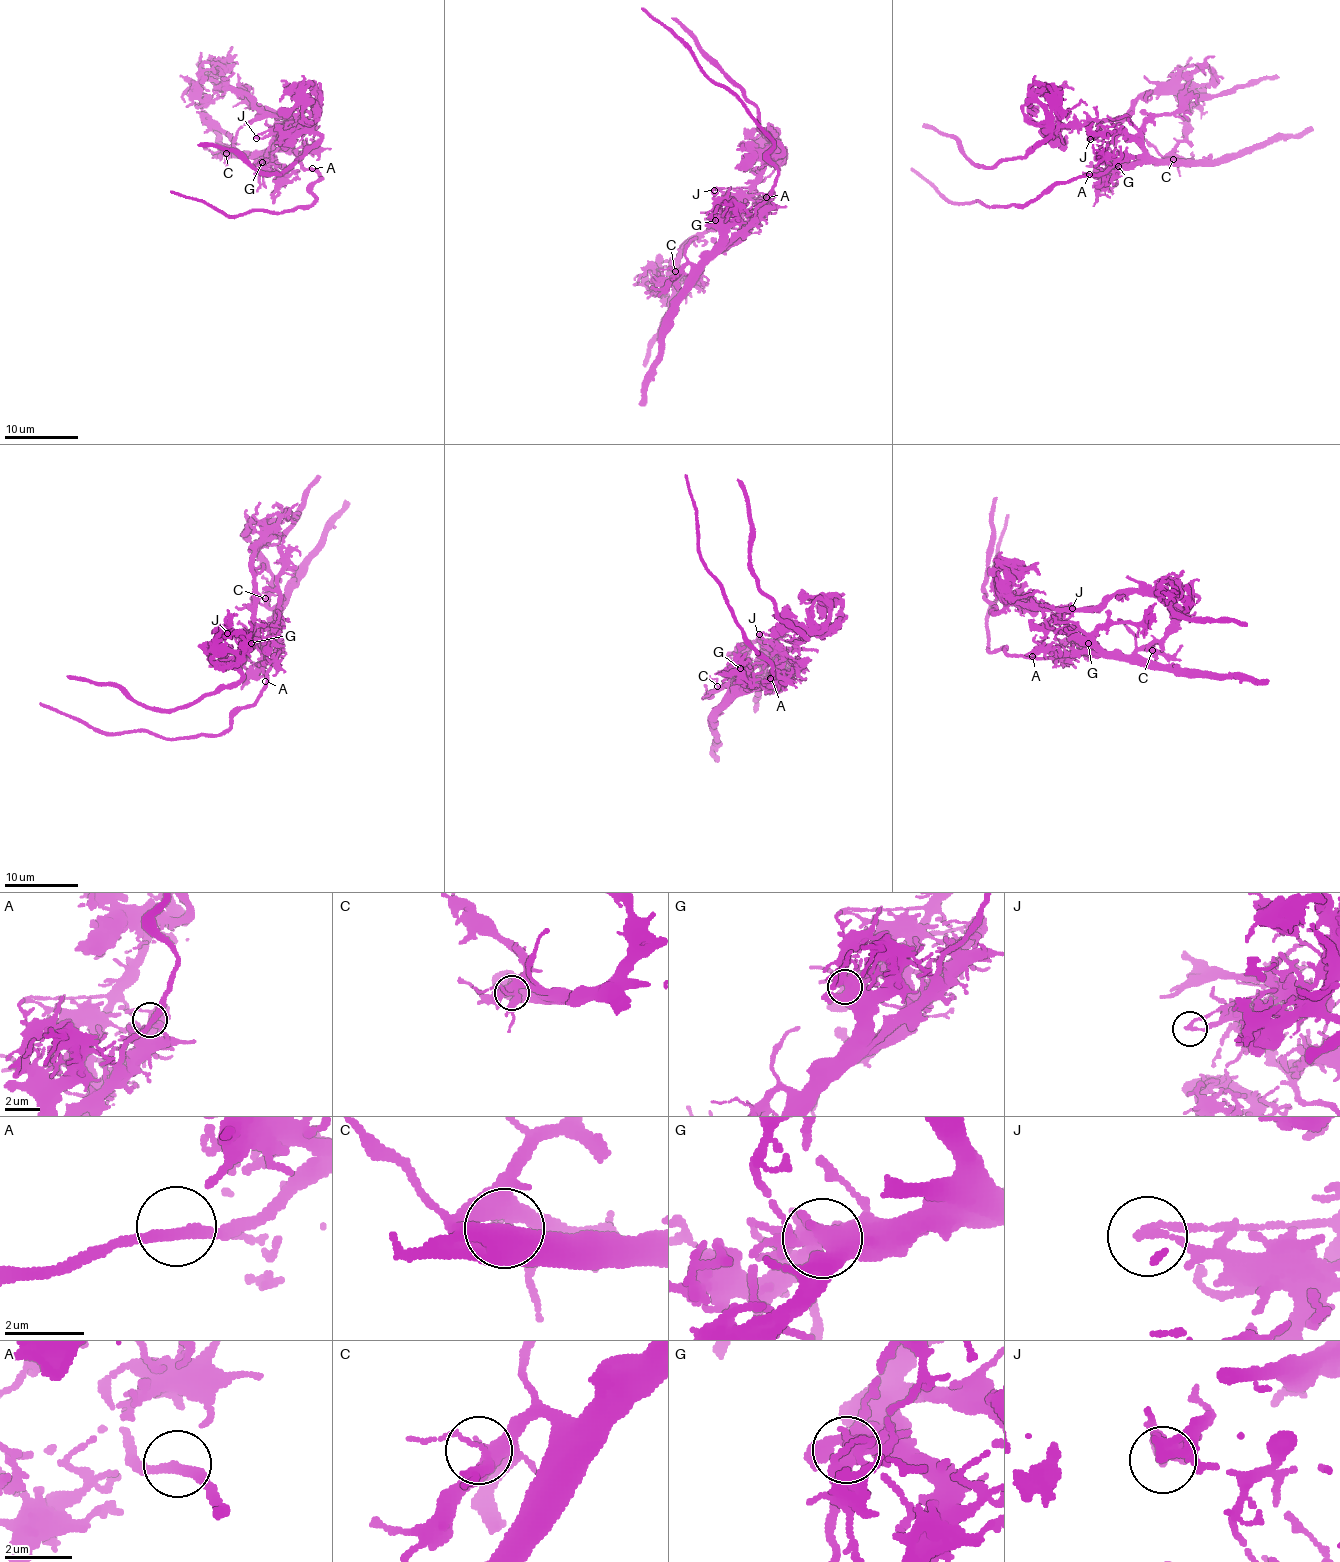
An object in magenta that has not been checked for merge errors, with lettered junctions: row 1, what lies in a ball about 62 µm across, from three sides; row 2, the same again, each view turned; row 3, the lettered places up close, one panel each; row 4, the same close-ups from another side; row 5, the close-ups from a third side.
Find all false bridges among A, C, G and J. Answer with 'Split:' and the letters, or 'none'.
Split: J

